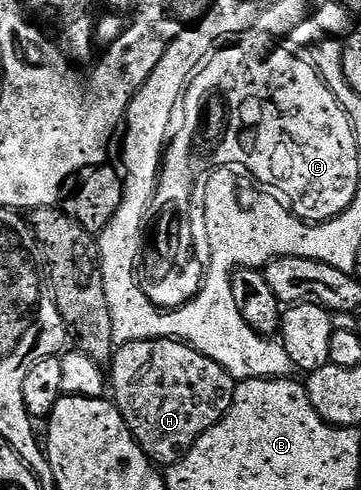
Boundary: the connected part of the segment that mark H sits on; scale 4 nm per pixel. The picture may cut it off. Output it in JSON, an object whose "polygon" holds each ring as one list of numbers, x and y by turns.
{"polygon":[[146,339,145,341,137,341,136,343,124,343,114,352,113,364,115,363,115,396,113,402,119,411,123,414,123,420,128,429,133,433,133,437,141,445,141,449,148,455,152,463,156,465,170,465,178,463,183,459,203,434,210,427,217,425,227,411,233,405,233,397,237,386,236,379,230,375,224,367,217,365,217,361,213,361,208,355,201,354,197,348,189,343,184,343,177,339]]}

